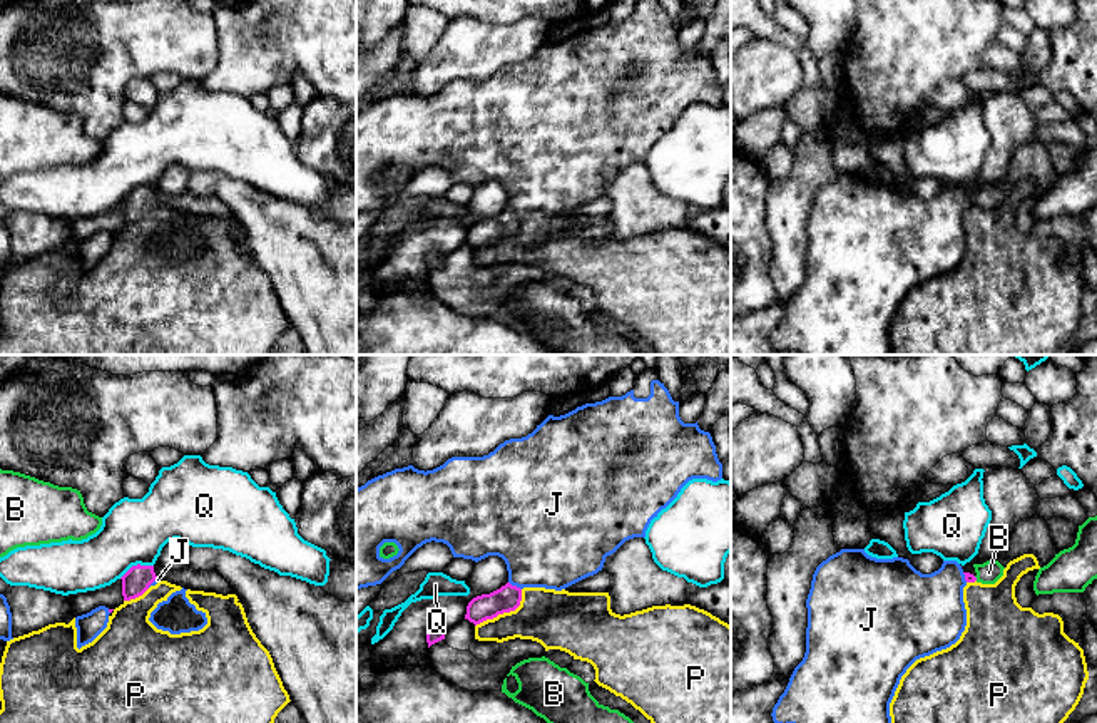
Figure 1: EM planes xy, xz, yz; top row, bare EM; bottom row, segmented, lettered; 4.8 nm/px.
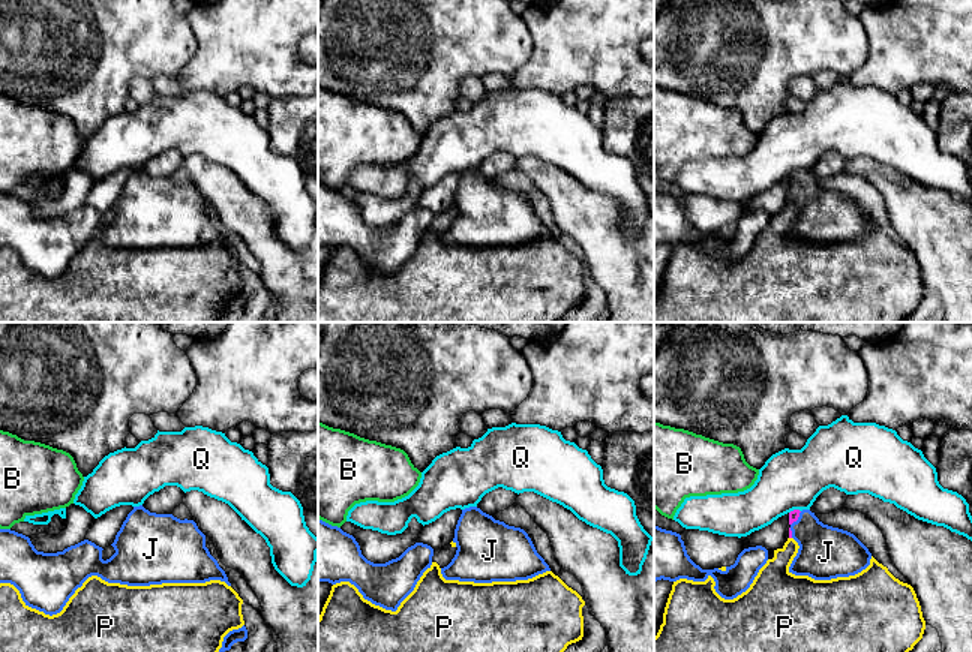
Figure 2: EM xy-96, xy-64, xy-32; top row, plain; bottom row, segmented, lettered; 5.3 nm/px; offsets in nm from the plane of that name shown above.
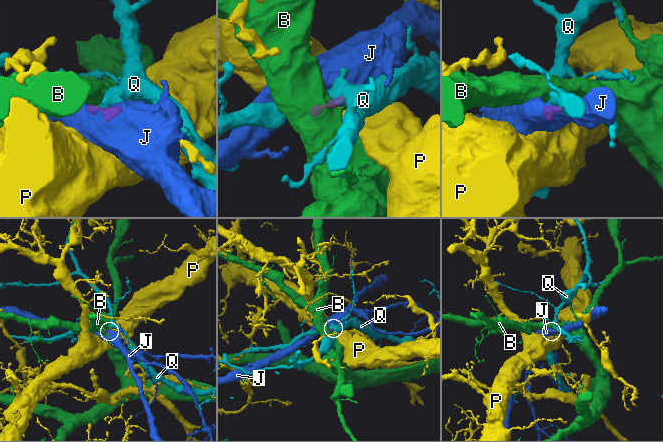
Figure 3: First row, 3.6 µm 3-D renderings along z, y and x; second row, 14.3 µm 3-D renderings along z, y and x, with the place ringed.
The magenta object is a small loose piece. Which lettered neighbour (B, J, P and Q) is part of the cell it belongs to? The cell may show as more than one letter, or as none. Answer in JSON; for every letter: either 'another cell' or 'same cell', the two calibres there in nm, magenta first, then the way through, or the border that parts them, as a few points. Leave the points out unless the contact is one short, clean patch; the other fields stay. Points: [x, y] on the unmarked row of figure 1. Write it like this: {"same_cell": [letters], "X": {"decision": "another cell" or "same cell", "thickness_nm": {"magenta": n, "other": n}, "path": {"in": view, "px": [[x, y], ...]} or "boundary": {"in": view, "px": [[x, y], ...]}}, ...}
{"same_cell": ["J"], "B": {"decision": "another cell", "thickness_nm": {"magenta": 50, "other": 110}}, "J": {"decision": "same cell", "thickness_nm": {"magenta": 130, "other": 420}}, "P": {"decision": "another cell", "thickness_nm": {"magenta": 130, "other": 280}, "boundary": {"in": "xz", "px": [[522, 215], [522, 225], [514, 235], [487, 243], [475, 251]]}}, "Q": {"decision": "another cell", "thickness_nm": {"magenta": 140, "other": 320}}}

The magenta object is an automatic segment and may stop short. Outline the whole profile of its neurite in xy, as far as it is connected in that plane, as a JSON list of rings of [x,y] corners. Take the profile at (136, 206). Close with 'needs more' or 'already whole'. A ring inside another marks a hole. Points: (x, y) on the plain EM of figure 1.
[[[132,191],[122,204],[122,221],[124,226],[135,224],[142,221],[149,211],[156,206],[154,191]]]; already whole

